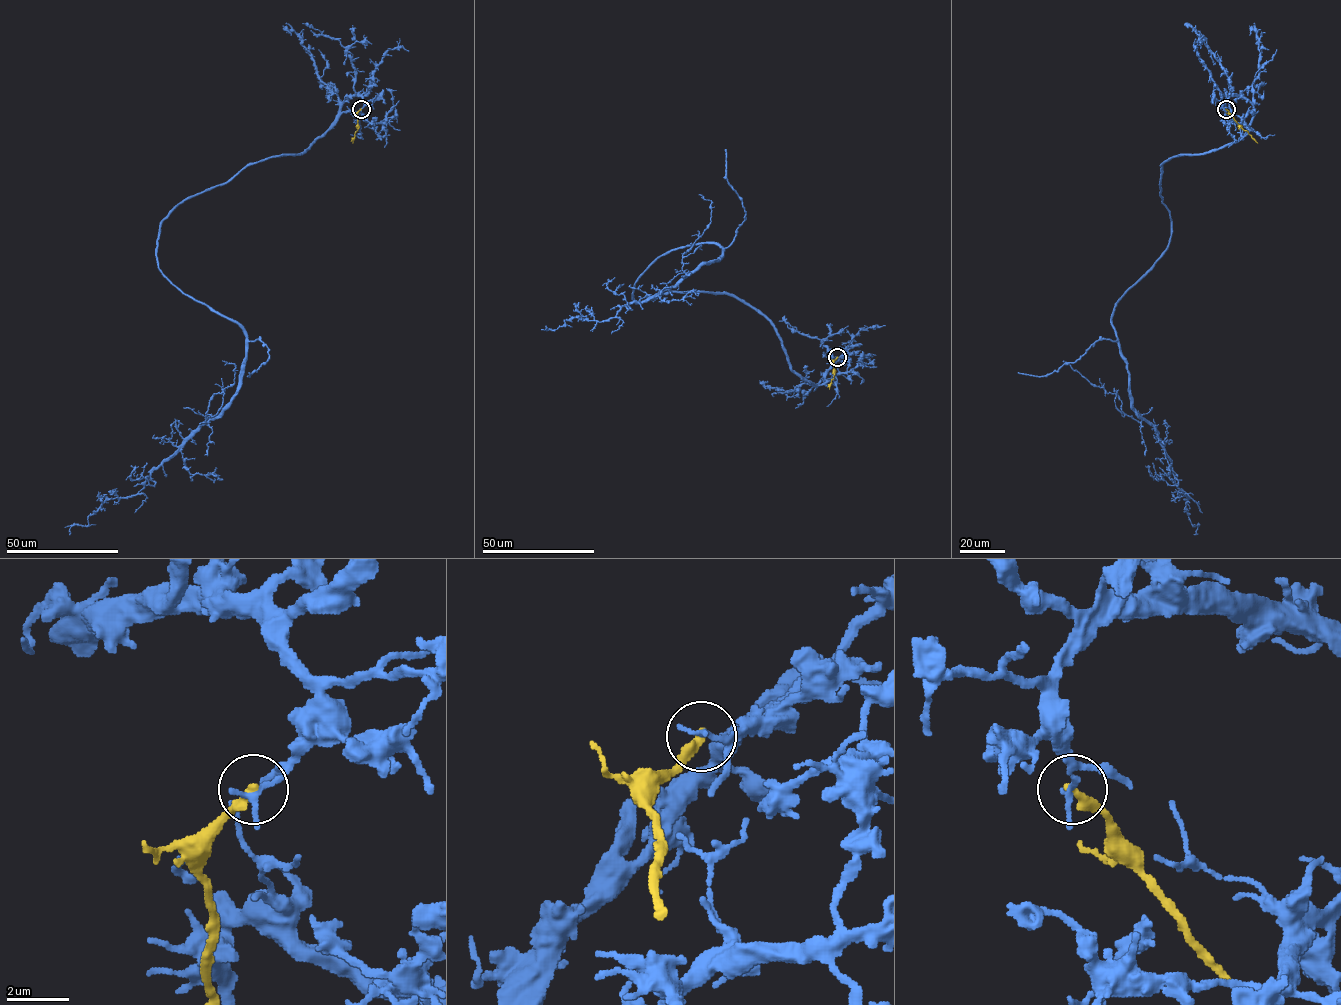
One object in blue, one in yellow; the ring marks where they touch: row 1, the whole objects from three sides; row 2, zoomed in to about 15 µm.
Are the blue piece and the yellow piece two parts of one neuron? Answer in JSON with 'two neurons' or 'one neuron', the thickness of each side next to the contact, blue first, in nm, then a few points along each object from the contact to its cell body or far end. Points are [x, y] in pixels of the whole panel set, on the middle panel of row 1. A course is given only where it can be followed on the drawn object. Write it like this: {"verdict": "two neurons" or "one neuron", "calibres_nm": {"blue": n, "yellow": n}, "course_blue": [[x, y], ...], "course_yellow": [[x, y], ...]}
{"verdict": "two neurons", "calibres_nm": {"blue": 240, "yellow": 340}, "course_blue": [[837, 357], [817, 385], [733, 296], [634, 301], [658, 257], [714, 243], [716, 259], [613, 318], [545, 329]], "course_yellow": [[837, 357], [829, 389]]}

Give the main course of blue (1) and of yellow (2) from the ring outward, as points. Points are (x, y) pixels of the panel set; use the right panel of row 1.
1: (1225, 109), (1245, 98), (1248, 130), (1162, 164), (1169, 246), (1112, 314), (1130, 407), (1153, 426), (1198, 534)
2: (1225, 109), (1258, 143)

